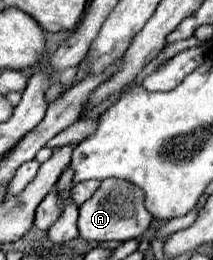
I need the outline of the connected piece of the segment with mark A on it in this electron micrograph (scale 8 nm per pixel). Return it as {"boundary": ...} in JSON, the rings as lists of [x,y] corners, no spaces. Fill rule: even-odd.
{"boundary":[[[108,178],[96,190],[96,194],[80,206],[78,216],[78,236],[84,240],[104,242],[104,240],[118,240],[126,242],[132,238],[140,238],[152,222],[150,212],[144,208],[144,192],[130,182]]]}

